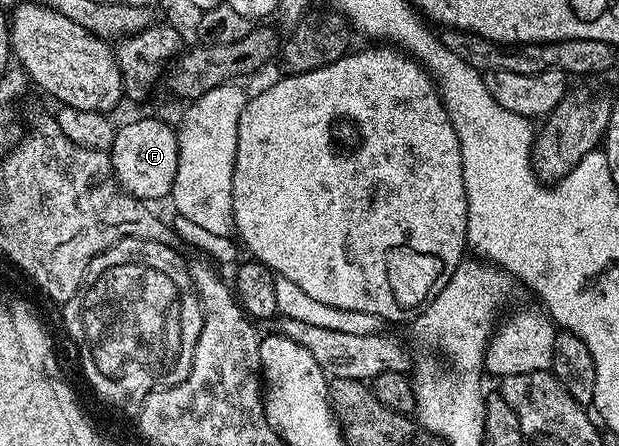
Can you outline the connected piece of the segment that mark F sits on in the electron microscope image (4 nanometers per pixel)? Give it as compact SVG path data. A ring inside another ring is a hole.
M131 120L116 131L109 155L115 179L123 191L144 202L170 197L179 162L179 137L172 125L170 128L163 120Z

